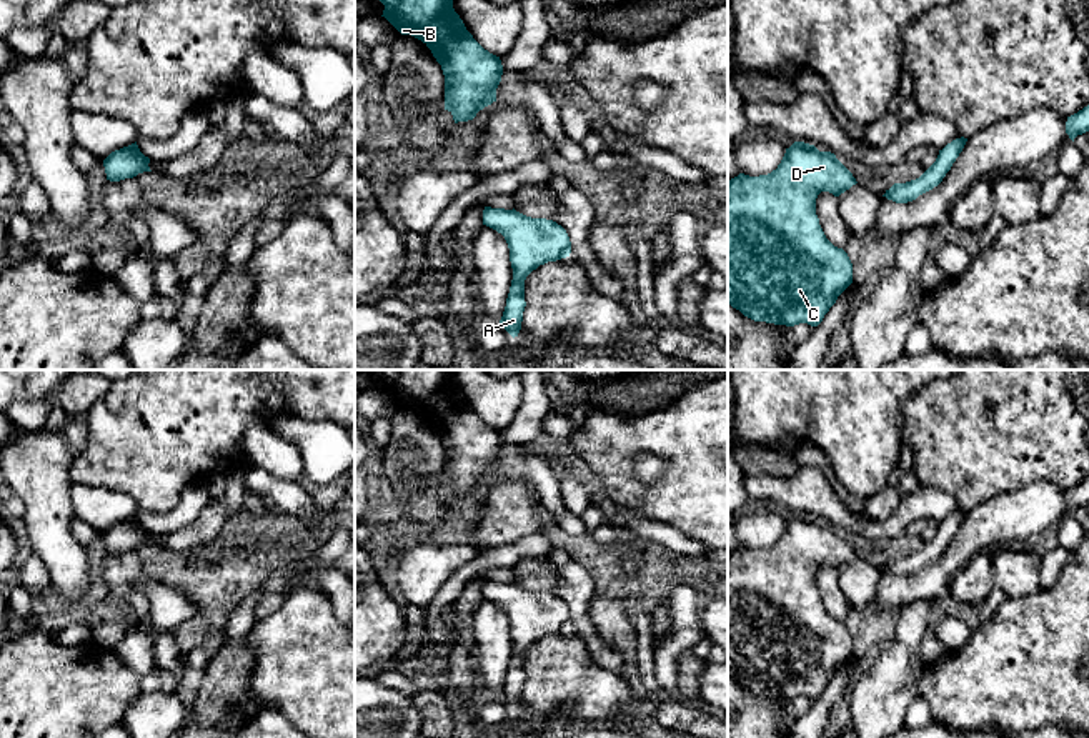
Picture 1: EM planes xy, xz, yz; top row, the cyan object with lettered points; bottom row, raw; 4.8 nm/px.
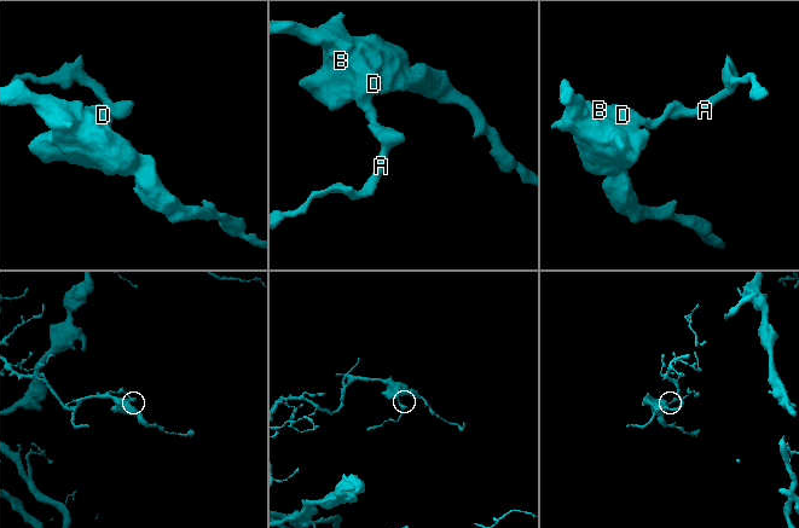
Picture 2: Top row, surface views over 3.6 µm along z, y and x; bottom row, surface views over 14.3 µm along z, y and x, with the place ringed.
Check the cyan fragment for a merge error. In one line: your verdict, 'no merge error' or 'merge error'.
no merge error

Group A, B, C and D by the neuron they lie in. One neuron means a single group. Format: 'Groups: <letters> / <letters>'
Groups: A B C D

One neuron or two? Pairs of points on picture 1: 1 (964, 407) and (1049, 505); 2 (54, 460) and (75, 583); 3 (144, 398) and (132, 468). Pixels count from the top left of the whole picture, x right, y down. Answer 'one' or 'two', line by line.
1: two
2: one
3: one

